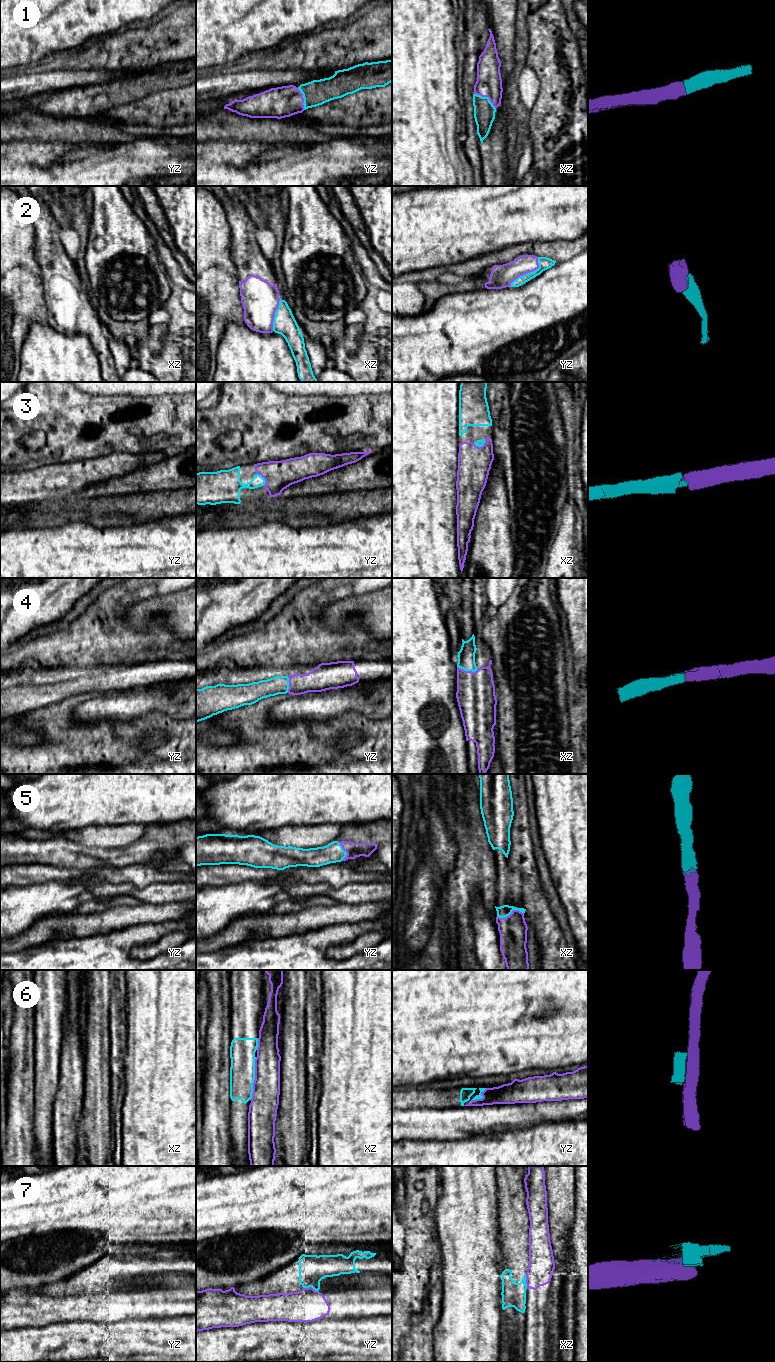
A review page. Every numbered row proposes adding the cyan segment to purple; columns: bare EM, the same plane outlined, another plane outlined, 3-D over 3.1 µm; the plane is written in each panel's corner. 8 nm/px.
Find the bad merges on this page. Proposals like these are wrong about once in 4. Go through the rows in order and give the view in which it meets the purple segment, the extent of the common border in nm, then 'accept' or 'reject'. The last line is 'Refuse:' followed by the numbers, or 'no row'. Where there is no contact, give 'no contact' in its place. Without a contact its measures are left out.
1: contact in xz; length 220 nm; accept
2: contact in yz; length 320 nm; accept
3: contact in xz; length 110 nm; accept
4: contact in xz; length 180 nm; accept
5: contact in xz; length 220 nm; accept
6: contact in xz; length 340 nm; reject
7: contact in yz; length 130 nm; reject
Refuse: 6, 7

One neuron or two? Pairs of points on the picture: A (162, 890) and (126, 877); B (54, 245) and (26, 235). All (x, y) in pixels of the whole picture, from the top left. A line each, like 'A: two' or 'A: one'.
A: two
B: two

